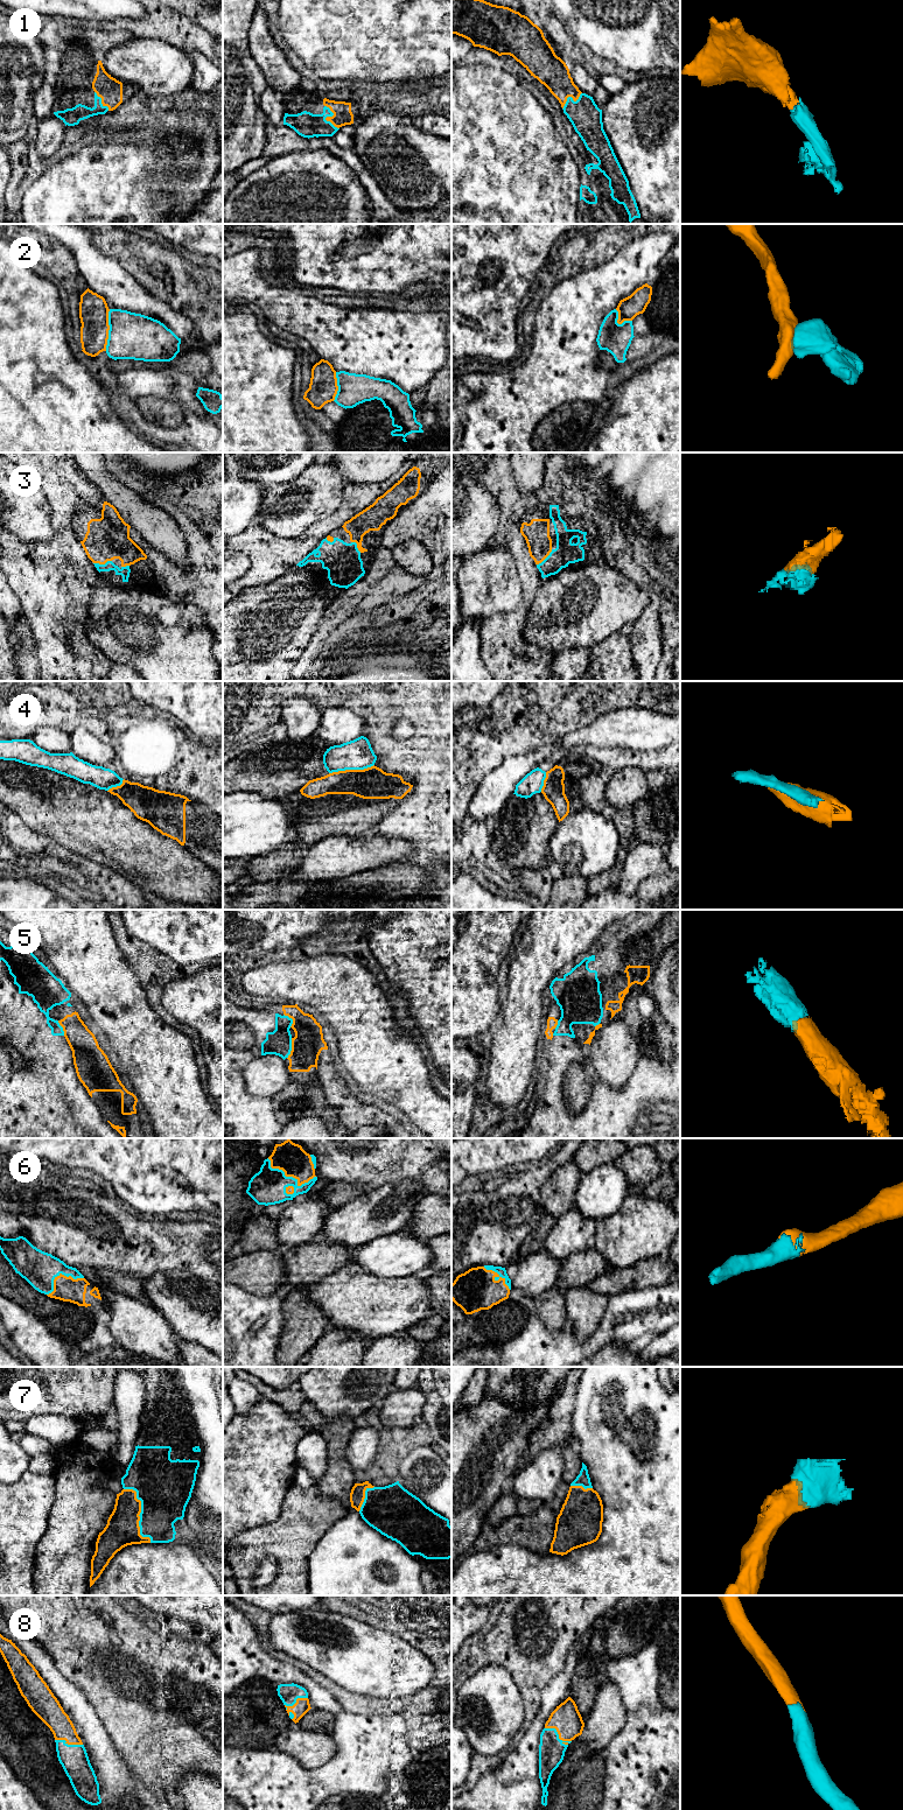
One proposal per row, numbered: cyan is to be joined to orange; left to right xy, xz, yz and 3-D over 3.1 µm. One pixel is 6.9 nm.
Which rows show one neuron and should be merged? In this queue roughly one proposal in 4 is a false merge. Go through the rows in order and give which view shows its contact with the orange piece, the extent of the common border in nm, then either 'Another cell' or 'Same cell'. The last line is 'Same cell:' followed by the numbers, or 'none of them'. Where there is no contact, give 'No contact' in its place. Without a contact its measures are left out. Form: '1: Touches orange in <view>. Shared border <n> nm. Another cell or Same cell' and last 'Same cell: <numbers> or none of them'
1: Touches orange in xz. Shared border 190 nm. Same cell
2: Touches orange in xy. Shared border 280 nm. Another cell
3: Touches orange in xy. Shared border 130 nm. Same cell
4: Touches orange in xz. Shared border 320 nm. Another cell
5: Touches orange in xz. Shared border 150 nm. Same cell
6: Touches orange in xz. Shared border 360 nm. Same cell
7: Touches orange in xy. Shared border 420 nm. Same cell
8: Touches orange in yz. Shared border 200 nm. Same cell
Same cell: 1, 3, 5, 6, 7, 8

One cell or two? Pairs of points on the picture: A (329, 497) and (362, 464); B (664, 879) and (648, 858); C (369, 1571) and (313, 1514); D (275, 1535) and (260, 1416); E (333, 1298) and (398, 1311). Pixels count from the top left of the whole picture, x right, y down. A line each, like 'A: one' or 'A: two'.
A: two
B: two
C: two
D: two
E: one

